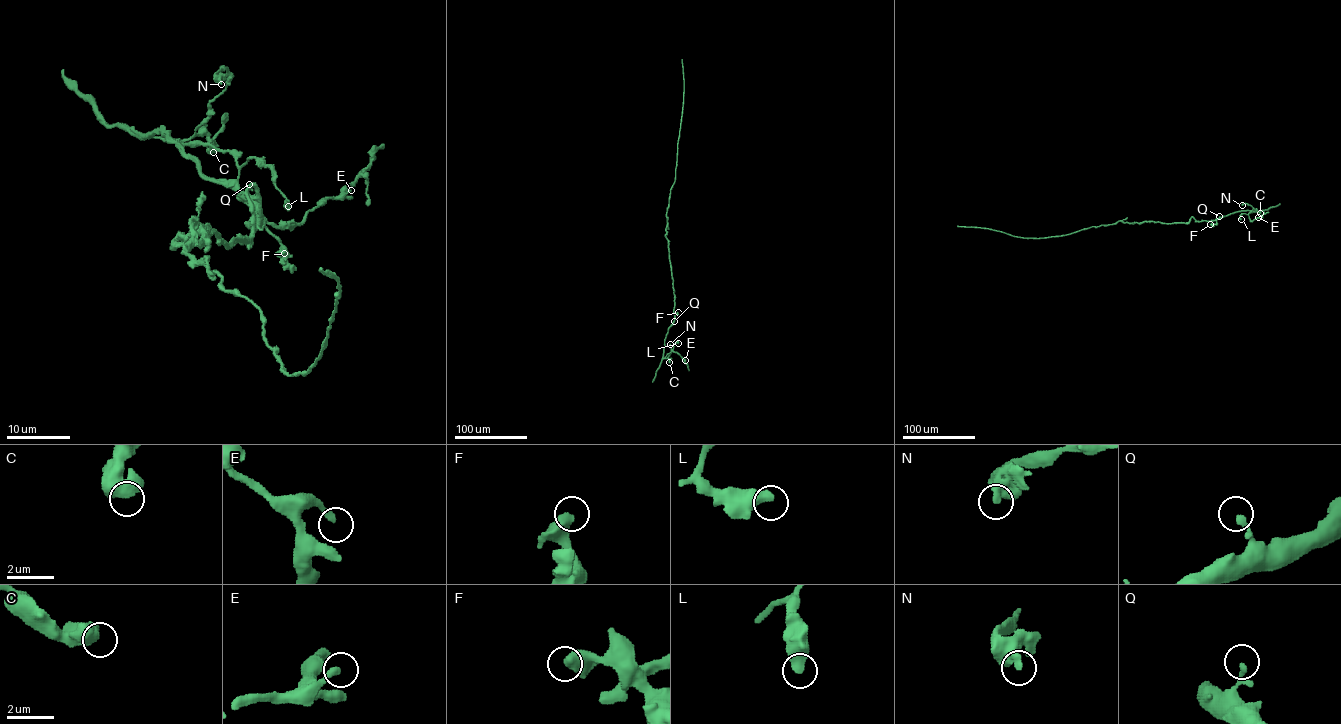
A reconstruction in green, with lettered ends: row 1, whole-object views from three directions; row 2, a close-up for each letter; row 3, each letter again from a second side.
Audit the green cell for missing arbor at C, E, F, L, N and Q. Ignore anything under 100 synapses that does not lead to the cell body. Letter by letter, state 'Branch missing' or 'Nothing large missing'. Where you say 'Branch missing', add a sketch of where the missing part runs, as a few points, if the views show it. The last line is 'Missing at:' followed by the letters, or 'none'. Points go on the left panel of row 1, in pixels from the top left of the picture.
C: Nothing large missing
E: Nothing large missing
F: Nothing large missing
L: Nothing large missing
N: Nothing large missing
Q: Nothing large missing
Missing at: none

